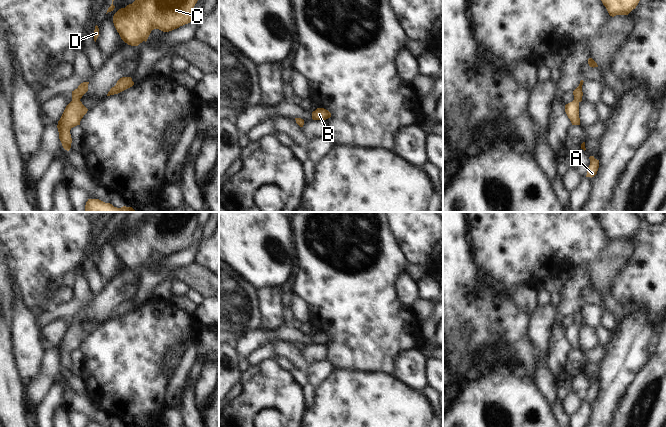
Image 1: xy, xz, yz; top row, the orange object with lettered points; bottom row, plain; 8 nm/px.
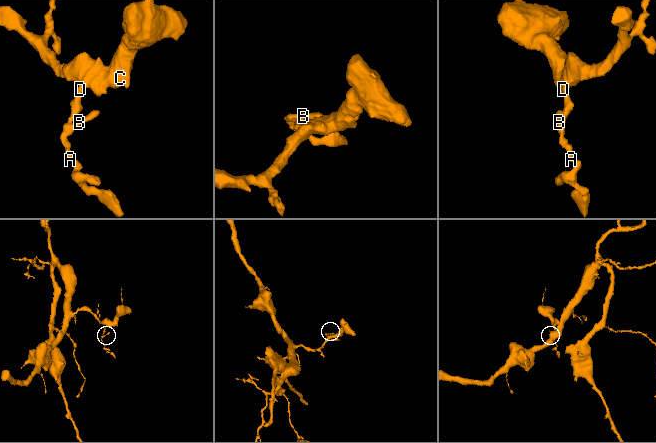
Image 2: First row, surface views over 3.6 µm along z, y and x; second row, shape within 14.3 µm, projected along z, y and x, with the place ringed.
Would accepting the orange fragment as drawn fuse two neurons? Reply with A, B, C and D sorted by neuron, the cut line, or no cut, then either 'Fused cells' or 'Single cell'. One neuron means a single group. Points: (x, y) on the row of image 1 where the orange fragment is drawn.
Groups: A B C D. No split. Single cell

